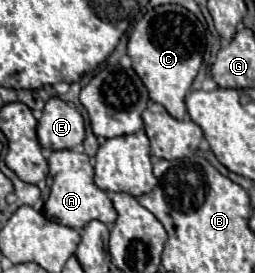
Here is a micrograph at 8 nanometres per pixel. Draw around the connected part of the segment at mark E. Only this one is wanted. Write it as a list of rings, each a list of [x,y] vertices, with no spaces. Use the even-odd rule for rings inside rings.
[[[52,97],[44,107],[36,131],[44,151],[74,149],[84,141],[84,117],[76,107],[60,97]]]

